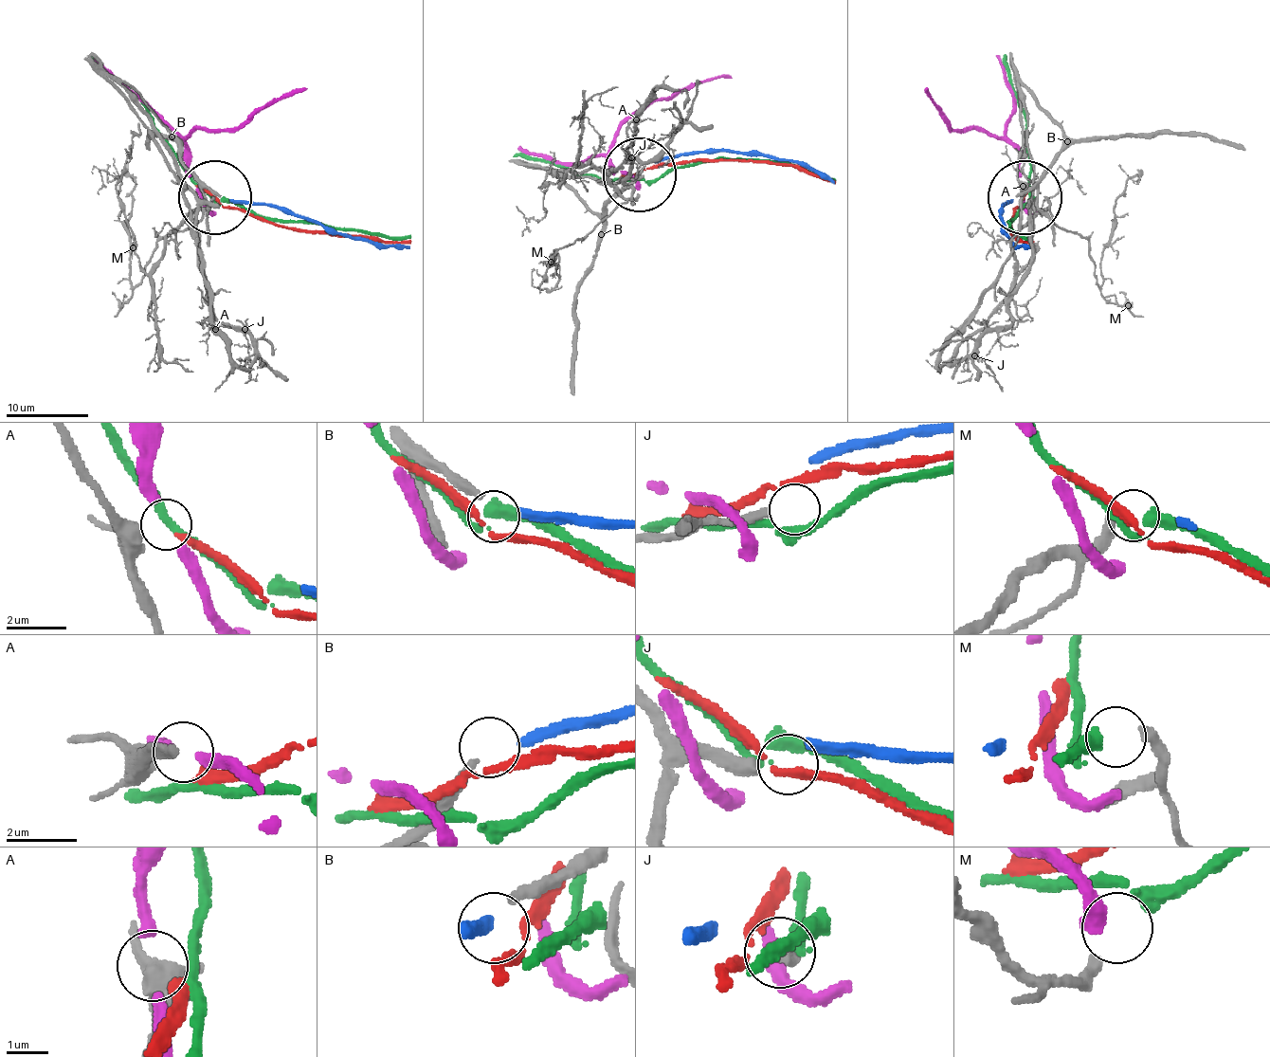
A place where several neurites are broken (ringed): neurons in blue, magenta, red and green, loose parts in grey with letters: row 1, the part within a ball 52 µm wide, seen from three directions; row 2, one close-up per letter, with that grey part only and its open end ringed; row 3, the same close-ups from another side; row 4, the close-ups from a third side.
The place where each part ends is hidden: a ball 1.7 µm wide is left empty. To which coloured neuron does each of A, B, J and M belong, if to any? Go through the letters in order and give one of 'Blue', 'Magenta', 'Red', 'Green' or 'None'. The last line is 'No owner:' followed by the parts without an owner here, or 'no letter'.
A: Red
B: Blue
J: None
M: Green
No owner: J

